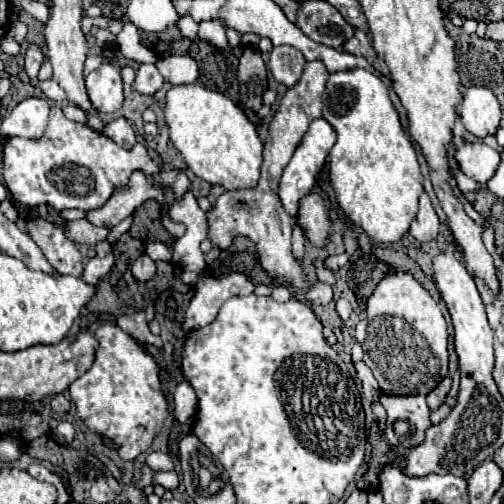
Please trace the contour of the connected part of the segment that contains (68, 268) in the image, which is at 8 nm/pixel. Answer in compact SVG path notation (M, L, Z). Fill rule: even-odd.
M37 217L27 221L27 233L43 251L45 259L57 273L81 277L83 273L81 253L77 251L75 243L65 235L65 231L59 229L59 225Z

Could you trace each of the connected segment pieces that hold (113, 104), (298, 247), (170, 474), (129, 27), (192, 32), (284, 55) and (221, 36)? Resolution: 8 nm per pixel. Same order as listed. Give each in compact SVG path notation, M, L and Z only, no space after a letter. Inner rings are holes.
M103 63L99 69L91 71L85 79L87 95L91 105L99 113L119 111L123 105L123 81L121 67L113 63Z
M295 225L295 229L293 229L293 257L299 263L303 261L303 245L305 245L305 237L303 237L301 229Z
M155 471L153 485L163 485L165 489L175 489L179 485L177 471Z
M123 19L123 29L117 35L117 47L125 57L129 57L133 61L139 61L139 63L155 63L157 61L155 53L139 43L137 27L129 19Z
M185 15L185 23L175 23L175 25L179 27L179 31L181 31L183 37L197 39L197 23L189 15Z
M283 45L283 47L273 47L267 69L273 73L277 83L293 87L301 77L303 65L305 65L305 57L297 49Z
M203 21L203 23L199 23L198 38L212 45L217 45L217 47L227 47L225 27L219 25L217 21Z

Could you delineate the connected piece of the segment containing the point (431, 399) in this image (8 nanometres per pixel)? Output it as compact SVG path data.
M445 377L445 379L427 395L427 405L429 405L431 409L437 409L437 407L445 401L445 395L447 395L449 389L451 389L451 377Z

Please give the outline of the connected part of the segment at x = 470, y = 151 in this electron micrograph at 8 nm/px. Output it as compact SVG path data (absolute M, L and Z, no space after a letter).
M465 143L463 147L455 149L455 159L461 171L479 183L487 183L501 161L499 151L485 143Z

